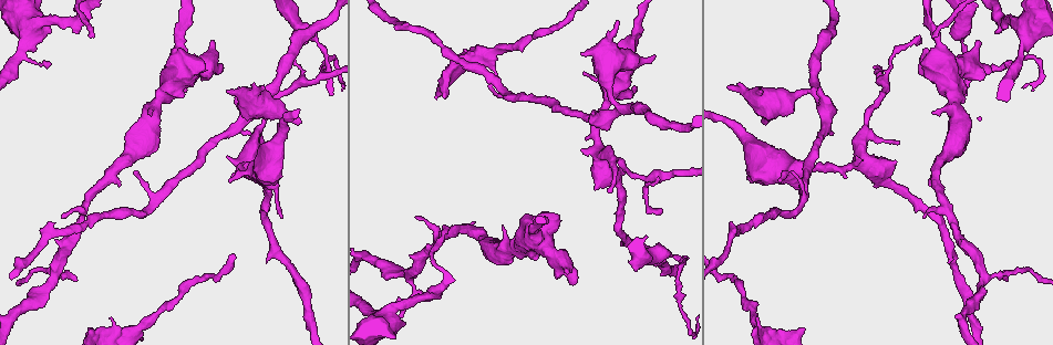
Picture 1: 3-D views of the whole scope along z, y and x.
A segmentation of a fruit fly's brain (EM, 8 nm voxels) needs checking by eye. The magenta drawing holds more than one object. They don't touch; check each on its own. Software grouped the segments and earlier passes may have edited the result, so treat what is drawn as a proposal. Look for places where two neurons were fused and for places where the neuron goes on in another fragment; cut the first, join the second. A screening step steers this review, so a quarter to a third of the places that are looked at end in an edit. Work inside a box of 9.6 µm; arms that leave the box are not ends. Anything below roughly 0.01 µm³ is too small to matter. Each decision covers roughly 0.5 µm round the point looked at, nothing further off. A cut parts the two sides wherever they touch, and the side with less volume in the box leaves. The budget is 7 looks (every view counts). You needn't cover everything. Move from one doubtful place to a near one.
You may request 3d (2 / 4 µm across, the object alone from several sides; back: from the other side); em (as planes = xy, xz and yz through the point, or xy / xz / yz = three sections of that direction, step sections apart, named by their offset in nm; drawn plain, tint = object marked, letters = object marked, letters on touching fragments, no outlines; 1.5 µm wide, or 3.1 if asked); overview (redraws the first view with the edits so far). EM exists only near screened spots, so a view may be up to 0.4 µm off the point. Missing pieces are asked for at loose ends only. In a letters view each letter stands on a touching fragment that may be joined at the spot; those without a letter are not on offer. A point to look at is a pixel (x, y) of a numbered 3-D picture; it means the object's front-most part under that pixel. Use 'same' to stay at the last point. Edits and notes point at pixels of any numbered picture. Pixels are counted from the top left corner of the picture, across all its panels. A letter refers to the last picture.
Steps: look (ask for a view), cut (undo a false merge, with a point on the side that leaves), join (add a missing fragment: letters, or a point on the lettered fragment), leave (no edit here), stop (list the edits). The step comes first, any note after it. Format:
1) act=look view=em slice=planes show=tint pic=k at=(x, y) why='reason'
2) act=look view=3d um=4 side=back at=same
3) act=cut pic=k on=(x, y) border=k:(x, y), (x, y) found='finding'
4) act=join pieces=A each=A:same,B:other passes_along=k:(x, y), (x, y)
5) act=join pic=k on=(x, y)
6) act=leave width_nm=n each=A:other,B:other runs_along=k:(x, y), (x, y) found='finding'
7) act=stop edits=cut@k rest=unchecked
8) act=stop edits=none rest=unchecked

act=look view=3d um=2 pic=1 at=(326, 70) why='thin neck'

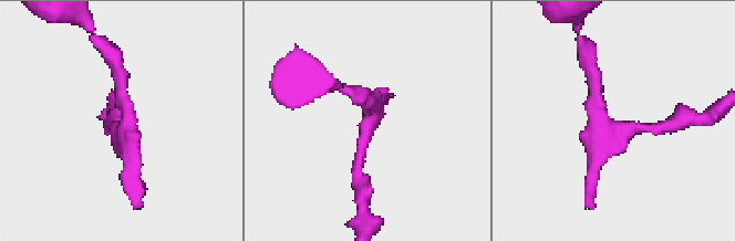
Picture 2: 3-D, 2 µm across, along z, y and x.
act=look view=em slice=planes show=letters pic=2 at=(649, 128) why='shape alone is not enough'

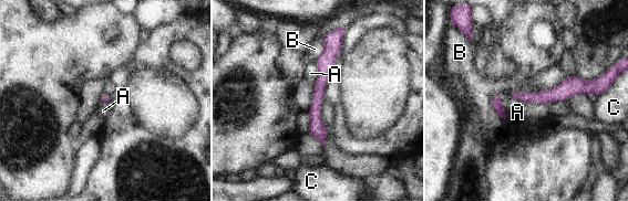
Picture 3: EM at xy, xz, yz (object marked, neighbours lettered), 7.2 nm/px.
act=leave longest_contact=A:300nm each=A:other,B:other,C:other found='all the same neuron'

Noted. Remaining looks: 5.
act=look view=em slice=planes show=tint pic=1 at=(978, 40)

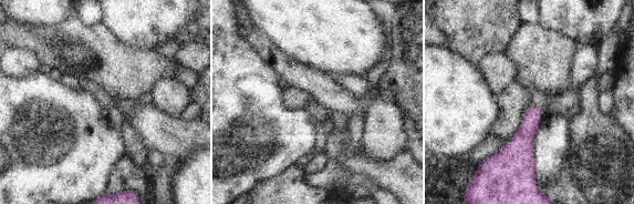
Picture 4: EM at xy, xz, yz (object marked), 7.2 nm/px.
act=look view=em slice=planes show=letters at=same

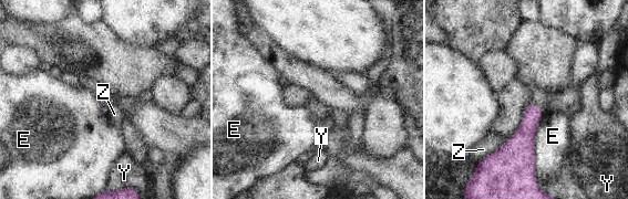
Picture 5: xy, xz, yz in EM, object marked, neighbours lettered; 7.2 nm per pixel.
act=leave each=E:other,Y:other,Z:other border=5:(542, 116), (535, 135), (535, 177) found='none of them fits'

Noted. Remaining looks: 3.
act=look view=em slice=planes show=plain pic=1 at=(582, 55) why='free end'

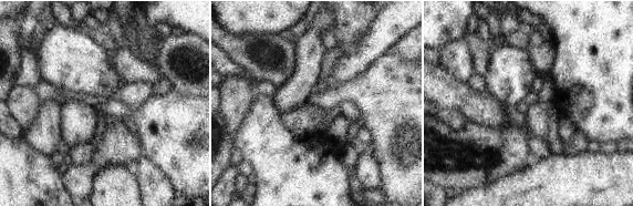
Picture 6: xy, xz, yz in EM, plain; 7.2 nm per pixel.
act=look view=em slice=planes show=letters at=same

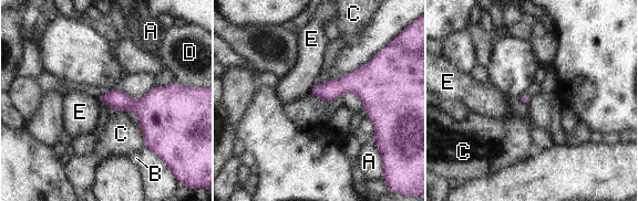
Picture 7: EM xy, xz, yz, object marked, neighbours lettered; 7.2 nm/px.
act=leave longest_contact=C:160nm each=A:other,B:other,C:other,D:other,E:other found='none of them fits'

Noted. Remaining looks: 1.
act=stop edits=none rest=unchecked

